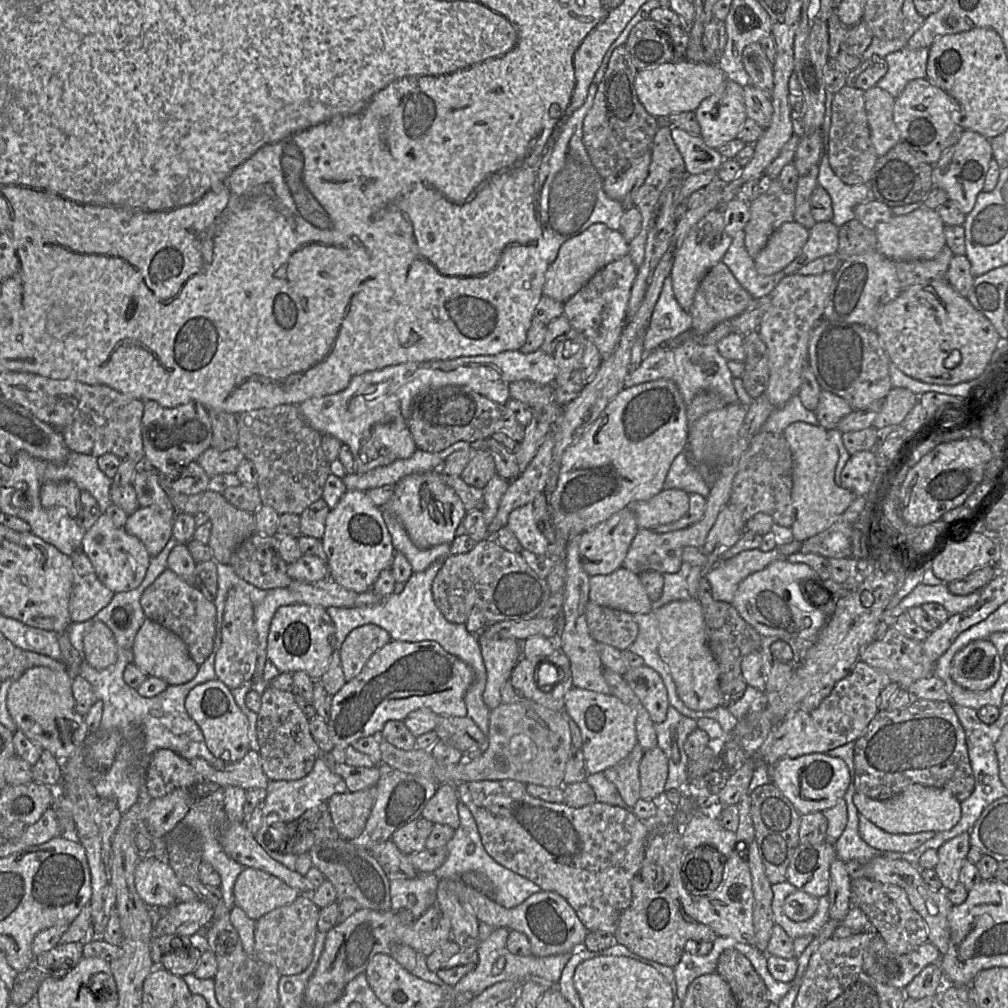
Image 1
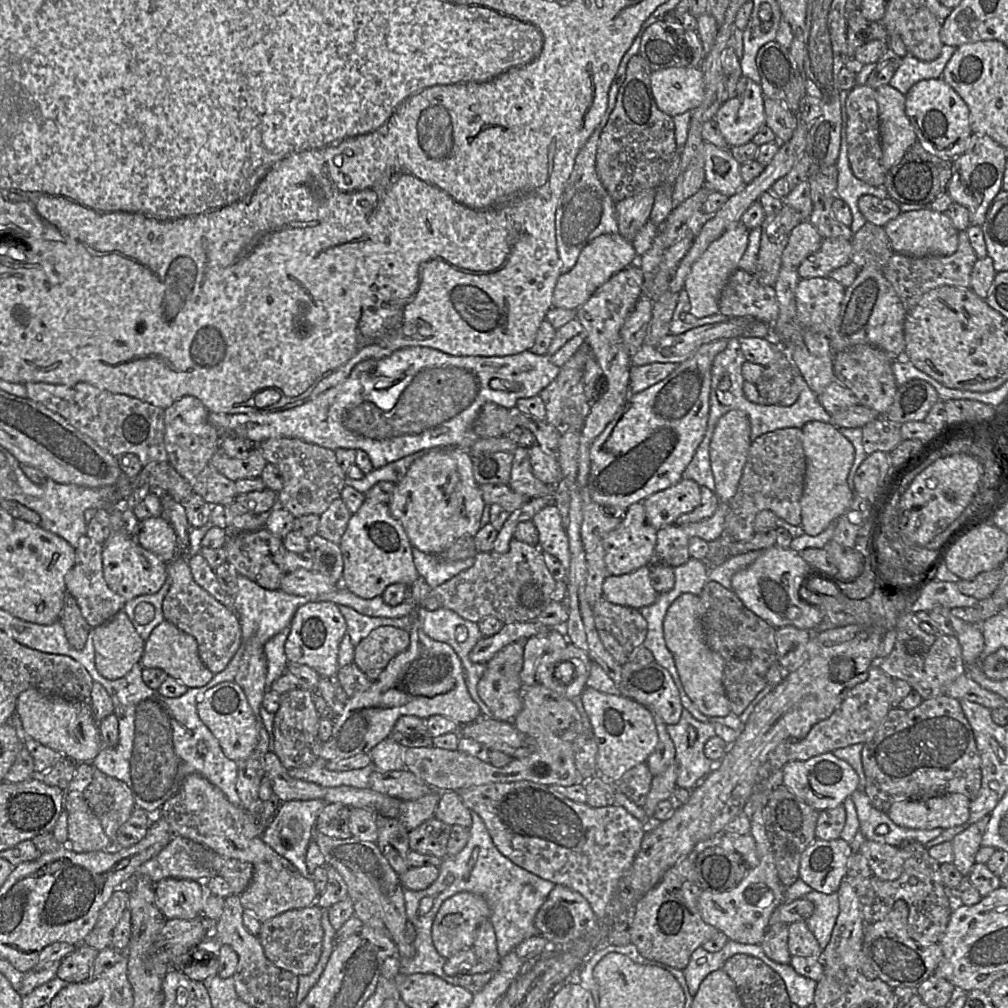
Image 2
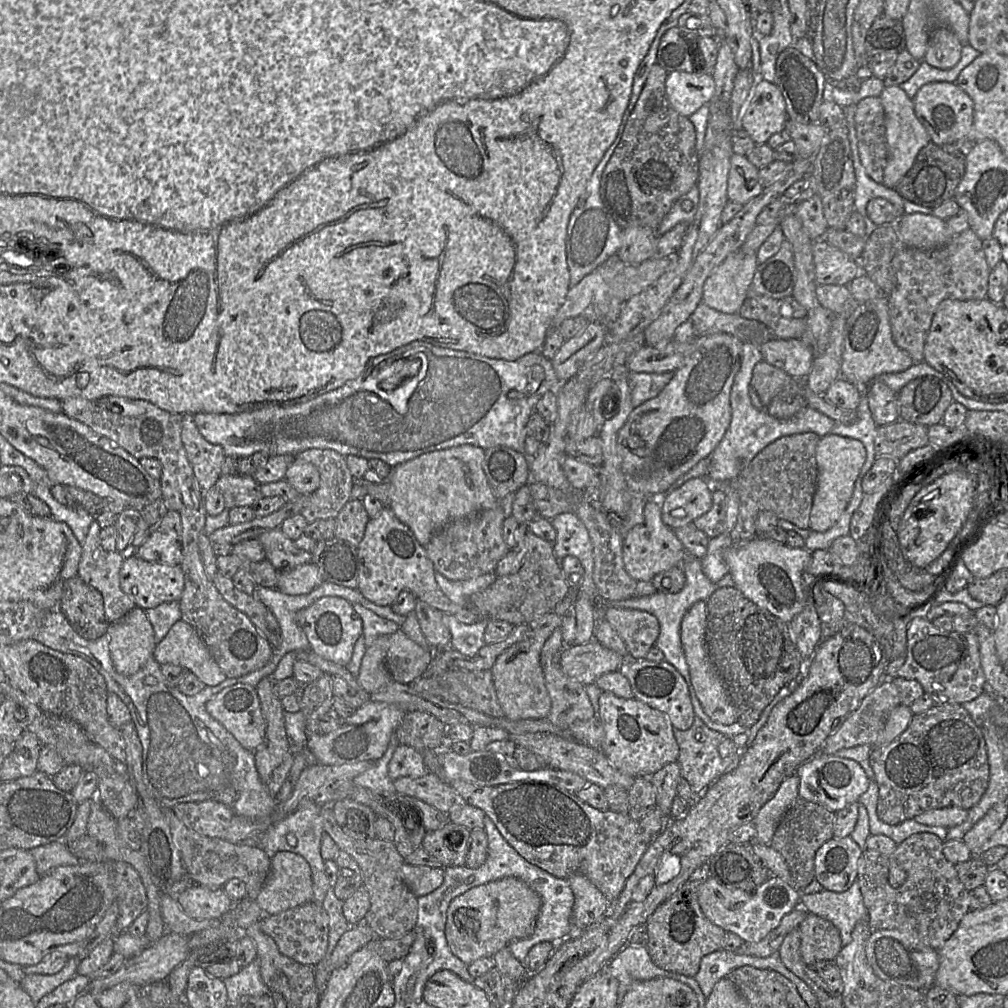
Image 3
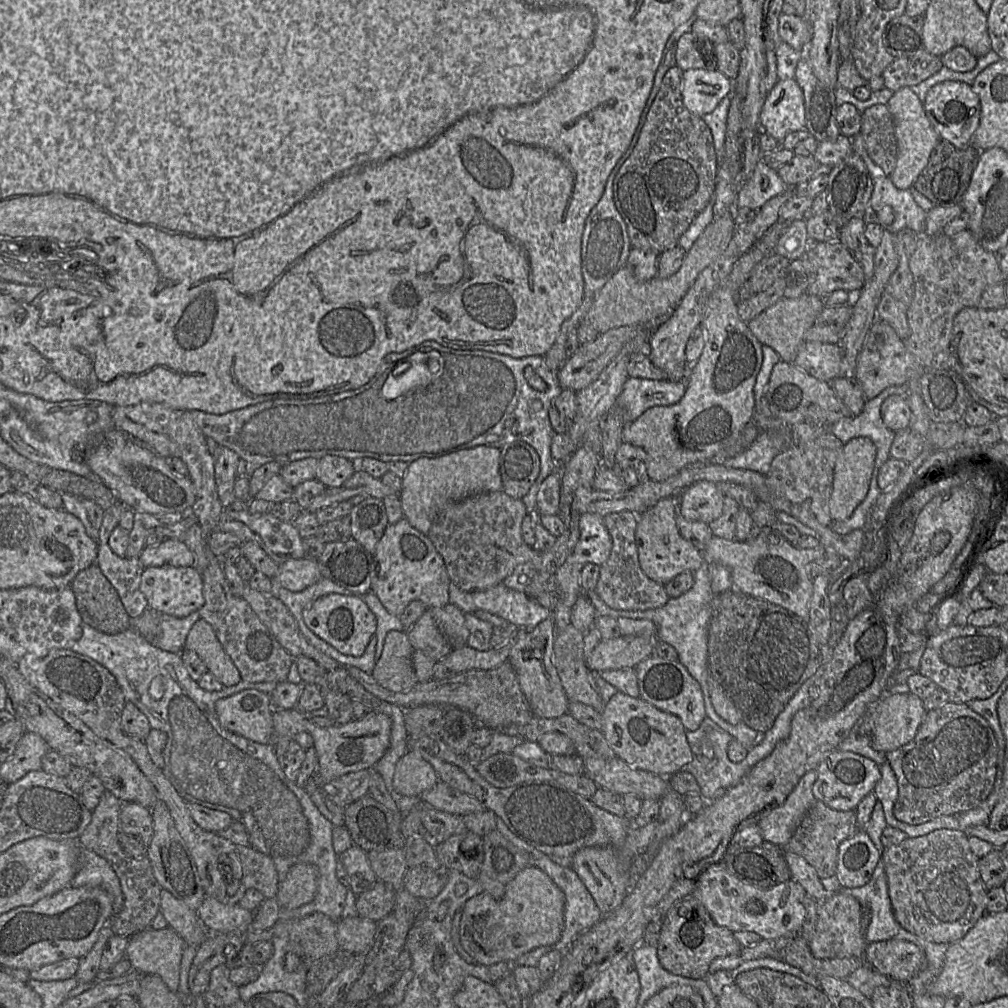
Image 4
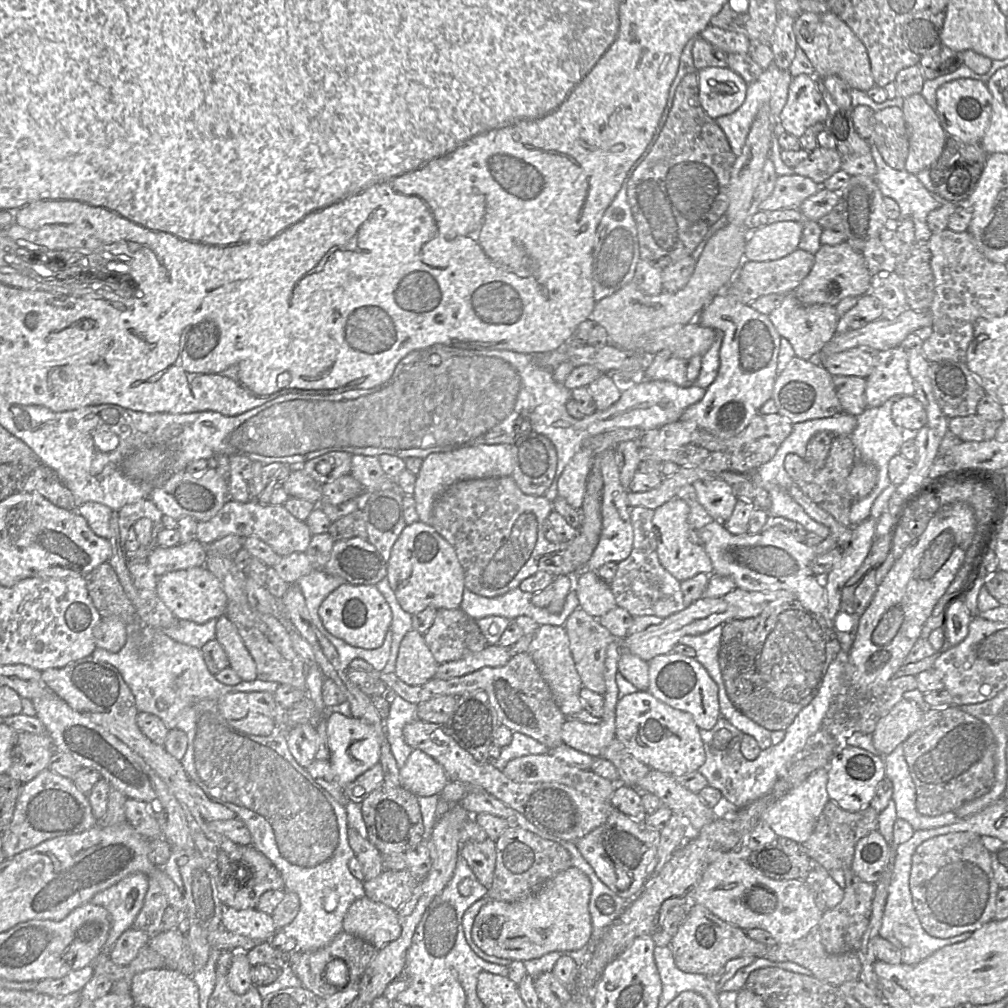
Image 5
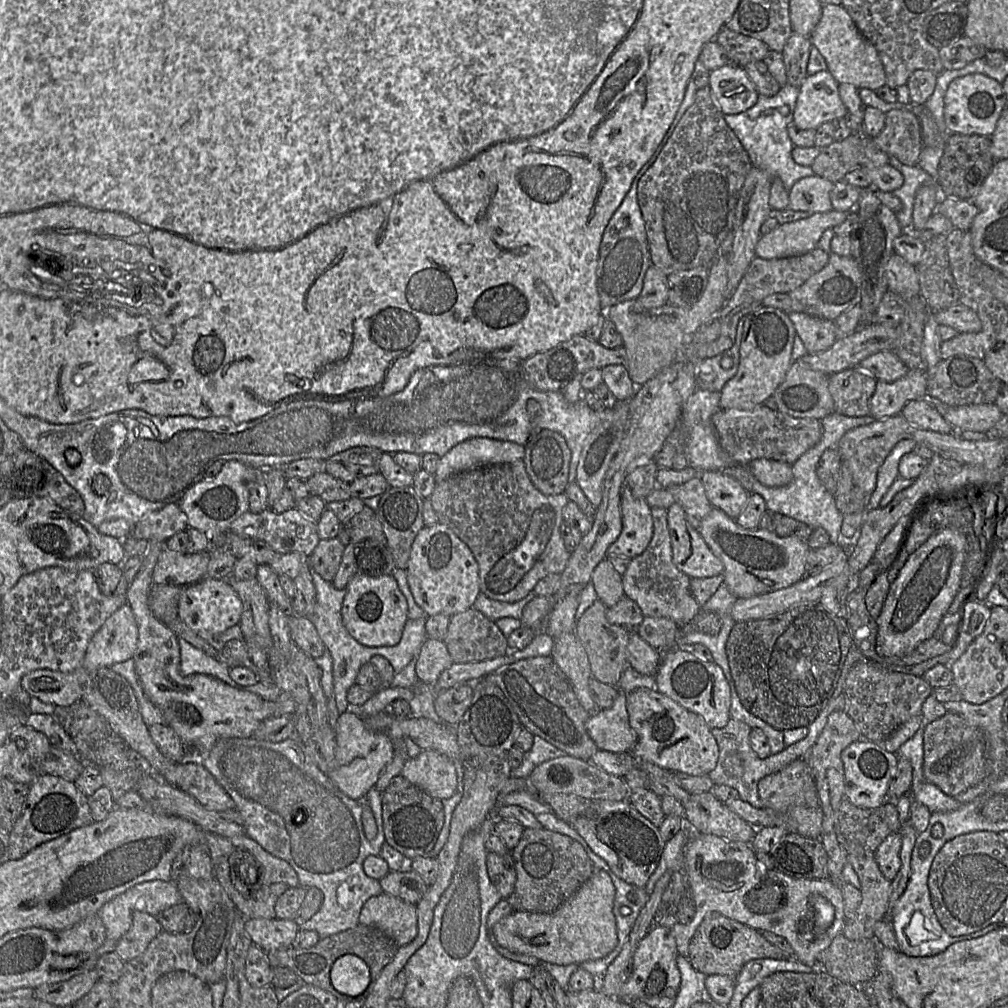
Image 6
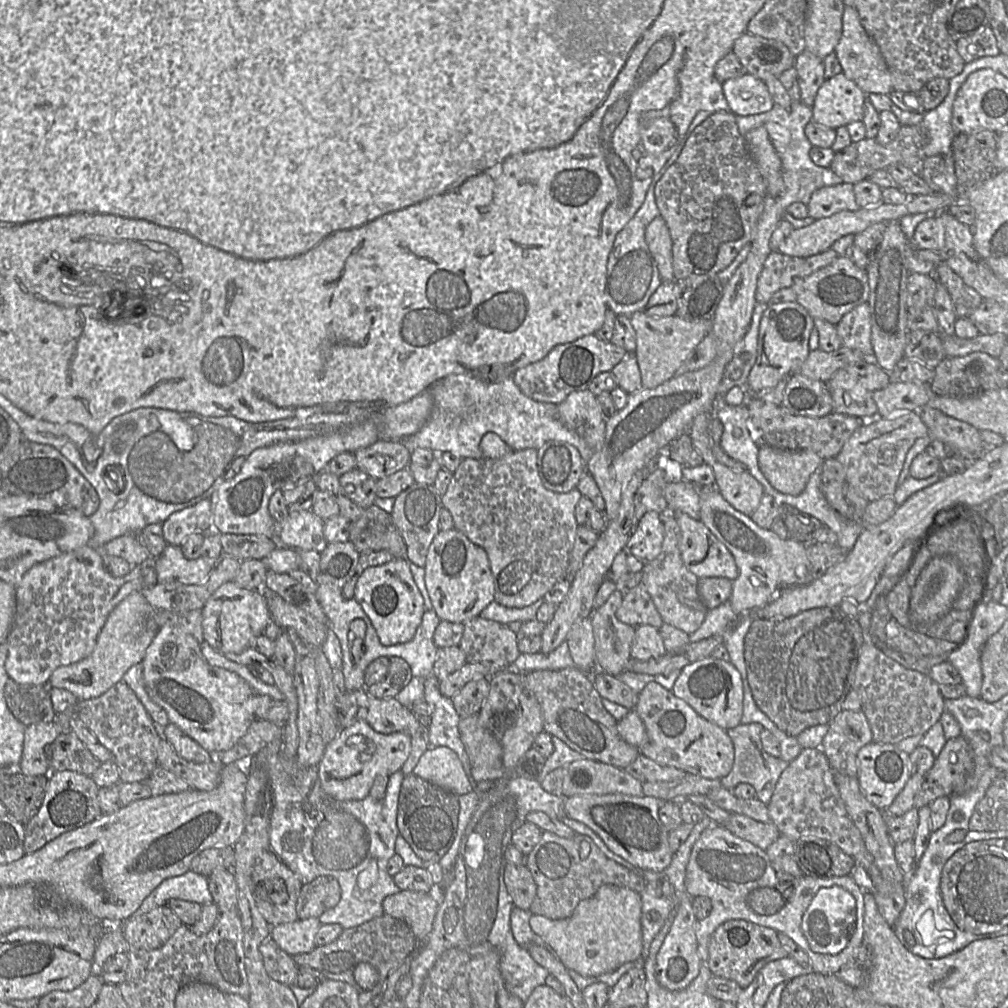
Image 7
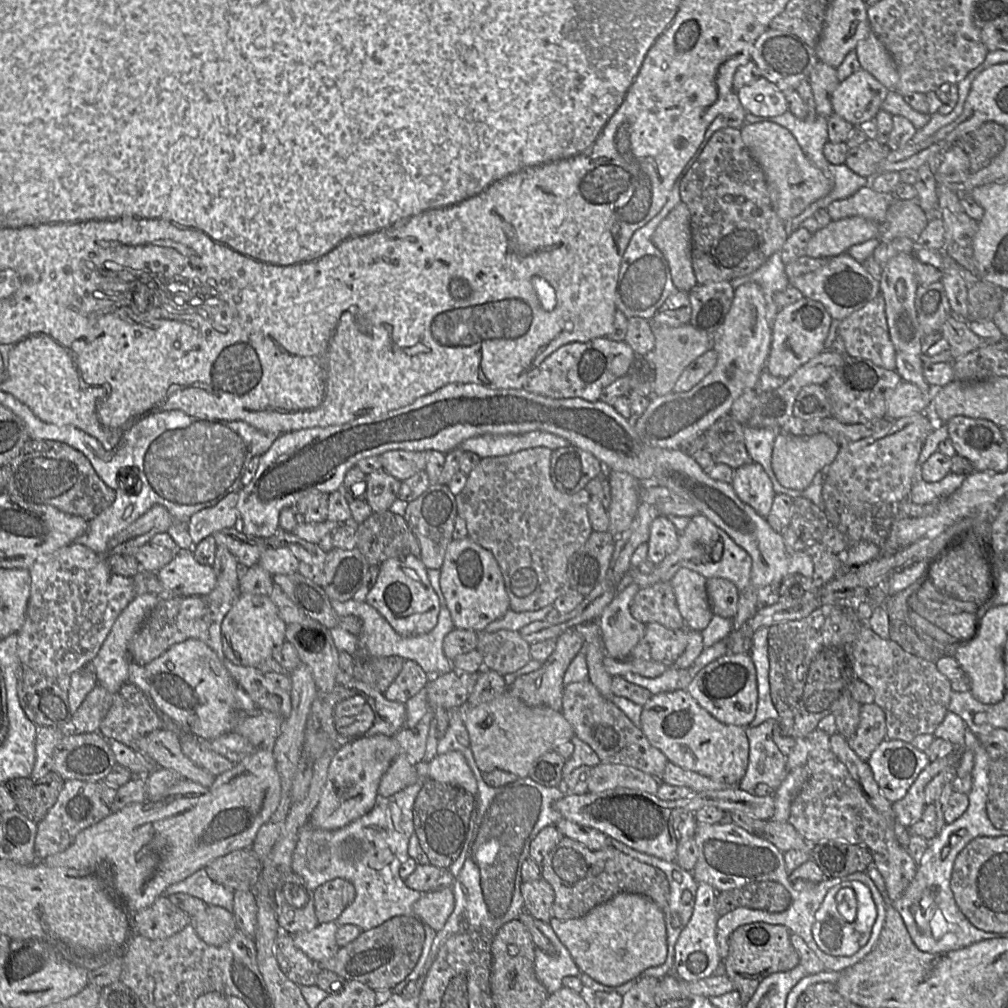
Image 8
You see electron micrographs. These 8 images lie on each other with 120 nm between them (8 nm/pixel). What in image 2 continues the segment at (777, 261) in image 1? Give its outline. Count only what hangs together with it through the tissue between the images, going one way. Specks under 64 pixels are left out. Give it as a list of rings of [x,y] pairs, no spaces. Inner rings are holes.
[[[801,221],[789,236],[782,253],[782,268],[797,268],[801,262],[817,251],[823,237],[809,221]]]

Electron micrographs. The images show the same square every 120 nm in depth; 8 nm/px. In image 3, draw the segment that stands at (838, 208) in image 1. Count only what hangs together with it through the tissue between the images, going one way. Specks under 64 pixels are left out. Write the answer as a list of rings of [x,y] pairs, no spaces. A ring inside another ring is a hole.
[[[855,106],[844,107],[848,139],[850,142],[852,159],[856,175],[856,186],[853,191],[855,210],[861,215],[866,225],[867,234],[871,234],[877,225],[872,222],[867,214],[867,204],[871,199],[883,198],[889,201],[897,210],[897,220],[904,212],[904,199],[895,189],[889,189],[884,184],[873,181],[866,173],[859,156],[858,139],[855,125]]]

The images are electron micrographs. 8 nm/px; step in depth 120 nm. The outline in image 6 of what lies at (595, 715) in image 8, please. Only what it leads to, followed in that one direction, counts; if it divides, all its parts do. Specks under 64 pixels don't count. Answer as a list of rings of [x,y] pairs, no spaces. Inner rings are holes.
[[[550,656],[517,661],[479,679],[478,682],[483,680],[494,683],[502,690],[523,728],[534,736],[545,739],[556,748],[564,751],[567,756],[581,760],[590,760],[592,755],[598,751],[595,742],[586,730],[586,722],[592,714],[579,703],[570,681]]]

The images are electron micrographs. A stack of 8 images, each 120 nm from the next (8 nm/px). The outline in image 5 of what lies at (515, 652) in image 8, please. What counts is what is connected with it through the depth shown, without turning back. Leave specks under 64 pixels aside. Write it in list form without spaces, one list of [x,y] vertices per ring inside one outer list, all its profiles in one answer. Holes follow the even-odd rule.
[[[461,609],[436,611],[435,620],[423,637],[438,664],[461,659],[489,645],[476,621]]]

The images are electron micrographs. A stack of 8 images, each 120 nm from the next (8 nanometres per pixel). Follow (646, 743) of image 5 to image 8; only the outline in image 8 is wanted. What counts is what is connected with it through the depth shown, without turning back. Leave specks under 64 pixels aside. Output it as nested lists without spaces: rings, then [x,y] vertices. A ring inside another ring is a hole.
[[[685,690],[652,695],[643,705],[640,722],[640,728],[650,744],[659,749],[669,763],[729,785],[738,784],[746,773],[750,751],[746,727],[720,722]]]

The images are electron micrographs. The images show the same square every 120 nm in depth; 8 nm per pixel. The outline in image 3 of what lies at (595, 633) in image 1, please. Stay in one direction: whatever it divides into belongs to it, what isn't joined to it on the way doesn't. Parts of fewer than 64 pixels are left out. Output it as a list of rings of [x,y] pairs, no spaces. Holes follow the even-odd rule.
[[[607,606],[602,609],[601,617],[607,620],[623,639],[630,659],[645,658],[660,633],[658,619],[646,611]]]

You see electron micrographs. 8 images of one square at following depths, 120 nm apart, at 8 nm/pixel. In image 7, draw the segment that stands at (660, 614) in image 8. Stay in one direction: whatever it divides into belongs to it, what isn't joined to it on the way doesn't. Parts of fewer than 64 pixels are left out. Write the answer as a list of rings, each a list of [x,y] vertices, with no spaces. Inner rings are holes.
[[[640,583],[624,593],[623,601],[616,611],[621,622],[639,627],[650,625],[660,628],[664,622],[646,587]]]

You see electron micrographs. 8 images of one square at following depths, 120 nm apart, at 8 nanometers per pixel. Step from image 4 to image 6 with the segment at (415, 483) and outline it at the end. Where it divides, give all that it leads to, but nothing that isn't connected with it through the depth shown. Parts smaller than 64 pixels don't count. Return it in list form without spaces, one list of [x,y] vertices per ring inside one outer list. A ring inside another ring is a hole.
[[[487,437],[471,438],[440,457],[434,473],[436,483],[472,468],[523,460],[524,446]]]

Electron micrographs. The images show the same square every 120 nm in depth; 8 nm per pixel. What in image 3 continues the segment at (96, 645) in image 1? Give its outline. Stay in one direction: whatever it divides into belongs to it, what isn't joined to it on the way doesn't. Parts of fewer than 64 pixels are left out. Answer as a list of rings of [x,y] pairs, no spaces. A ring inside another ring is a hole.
[[[135,607],[114,621],[106,634],[117,673],[129,676],[139,671],[156,646],[154,629],[143,608]]]

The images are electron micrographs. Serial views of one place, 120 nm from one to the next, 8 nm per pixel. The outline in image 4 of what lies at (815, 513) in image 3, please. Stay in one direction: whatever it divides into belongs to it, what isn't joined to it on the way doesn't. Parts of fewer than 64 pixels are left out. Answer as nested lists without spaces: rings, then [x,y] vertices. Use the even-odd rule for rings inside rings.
[[[856,437],[844,443],[843,451],[834,468],[829,512],[832,521],[842,521],[851,516],[856,507],[865,499],[874,469],[876,447],[866,437]]]

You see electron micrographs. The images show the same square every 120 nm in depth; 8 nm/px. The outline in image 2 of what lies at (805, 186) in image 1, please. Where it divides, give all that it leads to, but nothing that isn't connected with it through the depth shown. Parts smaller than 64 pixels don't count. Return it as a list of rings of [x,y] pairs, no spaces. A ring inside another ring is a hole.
[[[836,198],[830,206],[814,206],[808,221],[814,225],[823,238],[843,238],[851,241],[854,233],[850,226],[852,224],[852,213],[849,206],[840,198]]]

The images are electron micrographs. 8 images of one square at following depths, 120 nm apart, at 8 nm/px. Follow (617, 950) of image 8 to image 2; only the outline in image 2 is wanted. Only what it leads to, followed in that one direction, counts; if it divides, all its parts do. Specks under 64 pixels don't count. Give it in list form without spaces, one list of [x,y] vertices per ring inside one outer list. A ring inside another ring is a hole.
[[[462,892],[453,895],[446,899],[440,906],[437,914],[435,915],[432,925],[432,940],[437,952],[446,959],[451,958],[457,952],[464,949],[471,949],[477,927],[484,921],[489,920],[491,916],[491,909],[487,902],[479,895]]]

